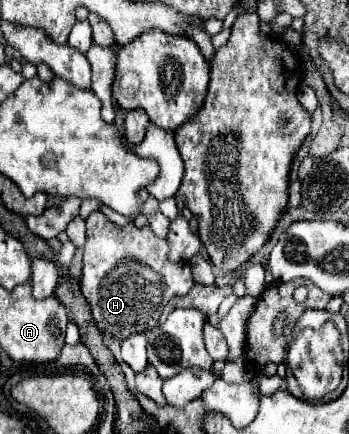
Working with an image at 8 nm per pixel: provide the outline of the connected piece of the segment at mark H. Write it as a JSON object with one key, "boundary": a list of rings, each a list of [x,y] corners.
{"boundary":[[[94,211],[86,219],[86,233],[88,233],[88,239],[84,245],[84,269],[82,269],[80,289],[92,307],[92,317],[100,327],[100,331],[110,333],[116,339],[126,339],[128,335],[144,333],[152,329],[158,323],[158,317],[166,307],[166,303],[176,295],[186,295],[194,285],[190,265],[170,263],[166,257],[168,255],[166,239],[156,239],[150,227],[138,229],[132,223],[118,227],[116,223],[108,221],[106,215],[102,215],[100,211]]]}

